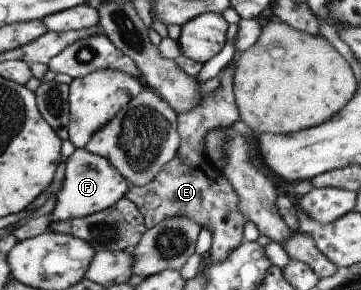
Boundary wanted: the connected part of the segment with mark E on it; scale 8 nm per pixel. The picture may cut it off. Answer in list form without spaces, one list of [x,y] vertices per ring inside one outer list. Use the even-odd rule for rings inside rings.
[[[237,62],[228,64],[218,75],[221,87],[206,95],[205,101],[193,108],[193,111],[180,115],[178,129],[182,144],[176,158],[166,164],[152,182],[143,187],[132,185],[125,194],[125,197],[134,202],[145,216],[148,229],[159,225],[164,219],[180,215],[192,217],[204,228],[208,228],[213,233],[210,248],[212,262],[226,260],[244,242],[244,226],[249,221],[241,211],[240,197],[234,185],[228,180],[225,172],[219,169],[203,151],[208,132],[222,126],[232,126],[241,120],[241,112],[235,96],[236,67]]]

